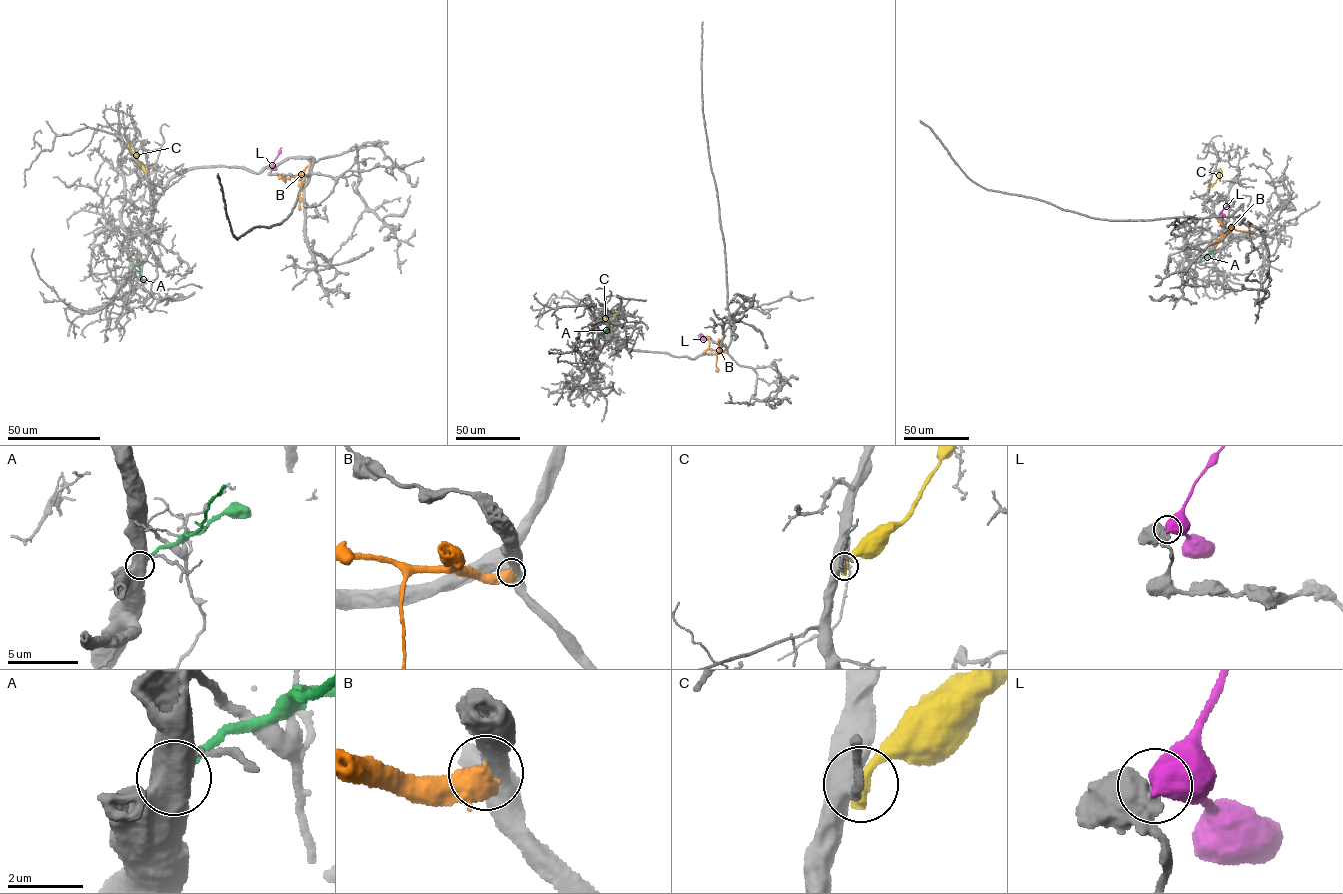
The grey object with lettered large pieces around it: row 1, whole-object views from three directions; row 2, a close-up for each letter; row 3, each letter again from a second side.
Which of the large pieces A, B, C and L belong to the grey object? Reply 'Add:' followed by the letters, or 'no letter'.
Add: no letter

